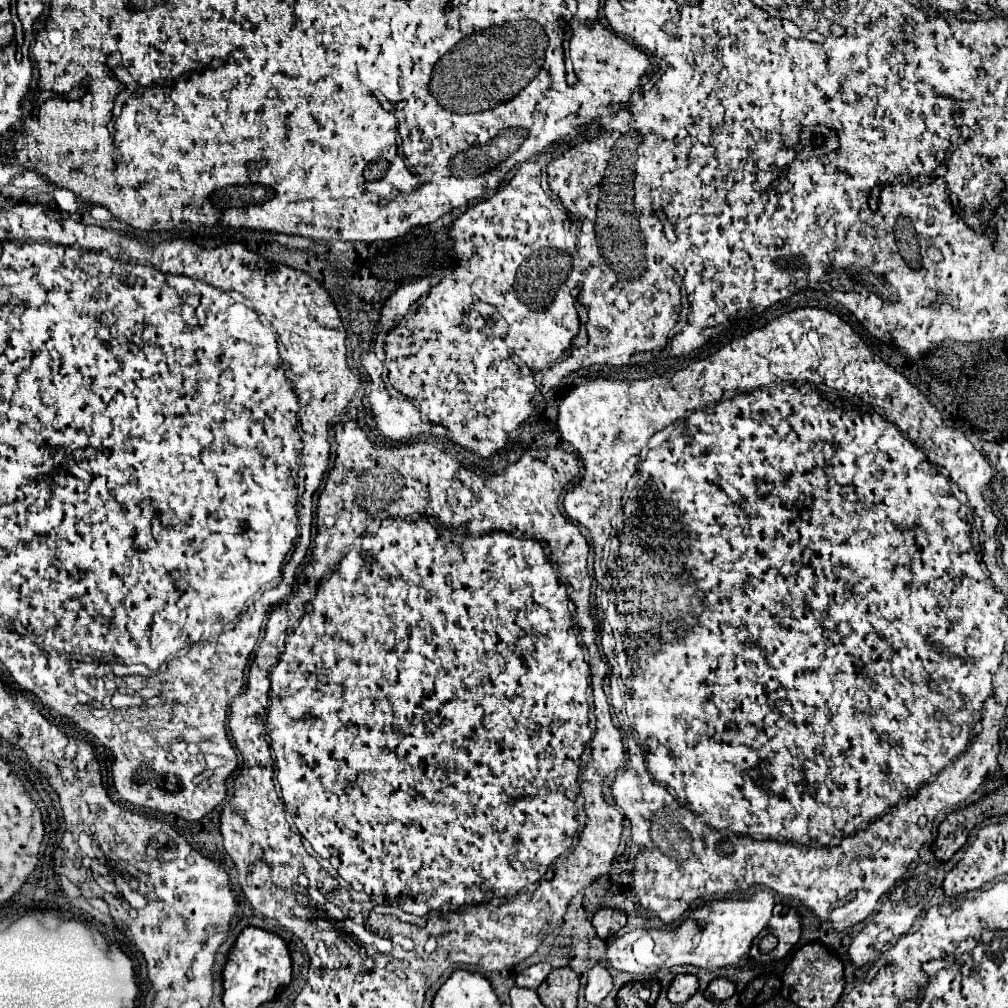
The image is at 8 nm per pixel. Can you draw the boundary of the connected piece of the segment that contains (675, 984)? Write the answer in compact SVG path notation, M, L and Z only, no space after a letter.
M678 974L668 988L668 1000L674 1004L686 1002L692 994L696 994L696 990L698 990L696 974Z

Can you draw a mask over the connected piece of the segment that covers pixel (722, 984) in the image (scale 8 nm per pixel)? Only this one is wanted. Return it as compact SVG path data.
M716 978L710 982L710 986L706 988L706 996L708 996L708 990L710 990L710 996L716 998L716 1000L726 1000L730 998L734 992L736 992L736 984L728 978Z

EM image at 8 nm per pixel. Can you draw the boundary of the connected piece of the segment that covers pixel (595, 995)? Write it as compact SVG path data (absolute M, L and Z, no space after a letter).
M598 962L590 972L588 972L588 984L586 984L586 1002L598 1006L606 996L608 992L612 990L612 984L614 984L614 978L610 974L610 970Z

